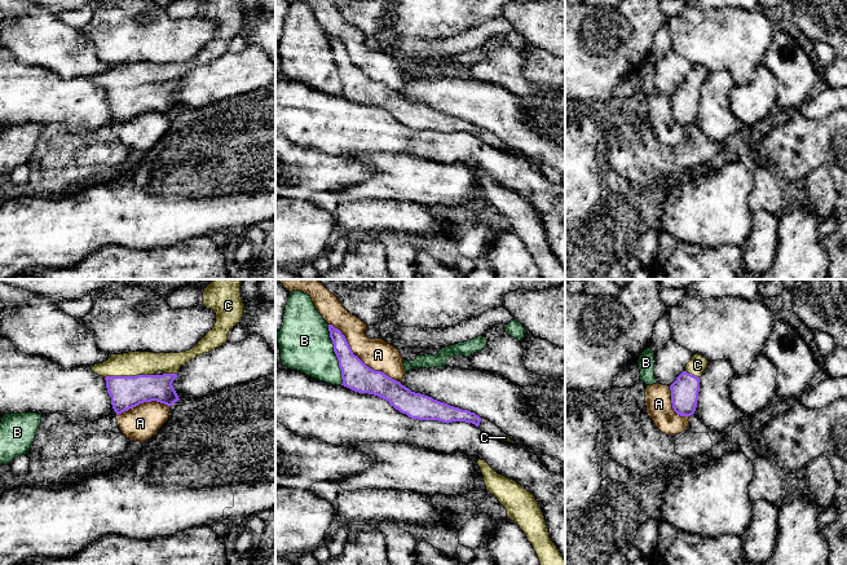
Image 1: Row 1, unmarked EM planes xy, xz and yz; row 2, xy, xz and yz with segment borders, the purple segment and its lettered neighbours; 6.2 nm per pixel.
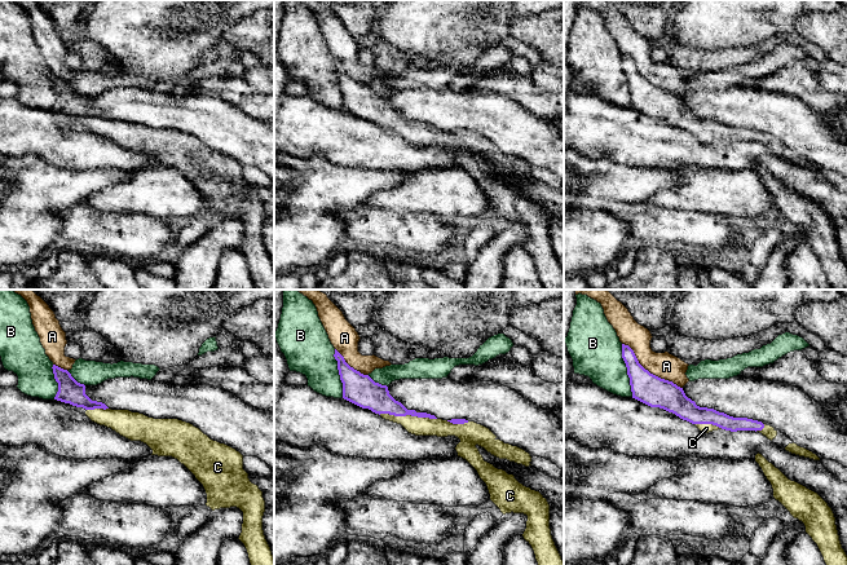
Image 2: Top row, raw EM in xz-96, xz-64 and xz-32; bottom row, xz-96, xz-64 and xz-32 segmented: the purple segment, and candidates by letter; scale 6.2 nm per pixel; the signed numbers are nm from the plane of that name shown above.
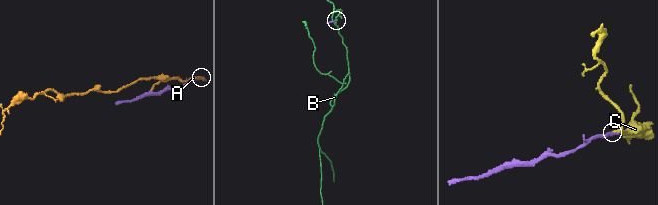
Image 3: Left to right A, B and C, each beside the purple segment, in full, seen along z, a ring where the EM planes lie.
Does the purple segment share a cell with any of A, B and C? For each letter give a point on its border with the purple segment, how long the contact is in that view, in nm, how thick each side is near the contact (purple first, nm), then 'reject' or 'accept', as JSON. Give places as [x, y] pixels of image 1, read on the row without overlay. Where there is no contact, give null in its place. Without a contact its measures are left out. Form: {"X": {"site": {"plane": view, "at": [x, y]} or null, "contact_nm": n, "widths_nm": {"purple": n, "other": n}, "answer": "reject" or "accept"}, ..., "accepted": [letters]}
{"A": {"site": {"plane": "xz", "at": [358, 69]}, "contact_nm": 600, "widths_nm": {"purple": 180, "other": 190}, "answer": "reject"}, "B": {"site": {"plane": "xz", "at": [335, 63]}, "contact_nm": 380, "widths_nm": {"purple": 180, "other": 320}, "answer": "reject"}, "C": {"site": {"plane": "xy", "at": [128, 87]}, "contact_nm": 300, "widths_nm": {"purple": 200, "other": 160}, "answer": "accept"}, "accepted": ["C"]}

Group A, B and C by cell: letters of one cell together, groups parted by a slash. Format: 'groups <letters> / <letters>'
groups A / B / C

